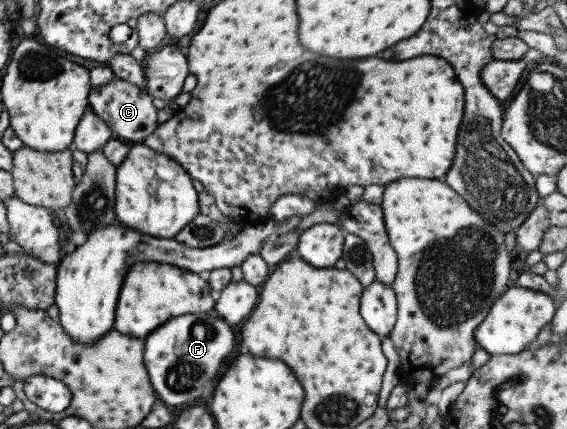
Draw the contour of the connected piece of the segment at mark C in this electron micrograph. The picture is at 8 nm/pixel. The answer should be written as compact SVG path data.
M113 78L104 86L90 88L86 100L90 112L103 120L112 133L132 143L144 141L157 128L157 110L152 105L152 98L145 89L140 89L124 80Z

